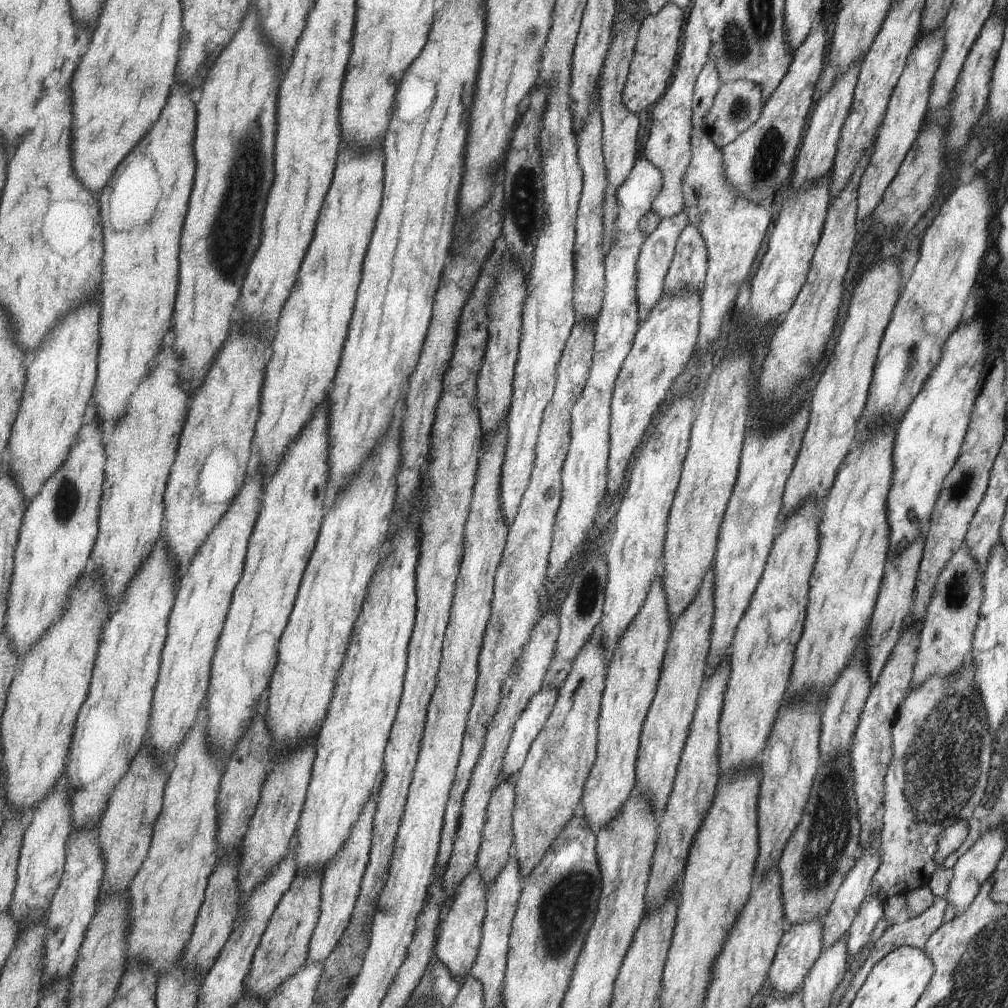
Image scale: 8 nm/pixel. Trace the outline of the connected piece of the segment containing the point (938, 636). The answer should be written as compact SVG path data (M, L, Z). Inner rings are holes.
M962 545L945 563L944 569L935 581L926 615L920 624L918 645L915 651L908 692L914 691L930 676L949 679L957 674L970 652L972 634L977 622L978 610L982 599L982 574Z

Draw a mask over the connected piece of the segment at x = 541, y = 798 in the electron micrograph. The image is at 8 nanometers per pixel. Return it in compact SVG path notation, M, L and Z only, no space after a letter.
M597 630L596 636L578 654L572 673L559 690L556 708L516 776L514 856L524 879L529 878L581 809L584 786L598 757L600 710L611 661L606 652Z

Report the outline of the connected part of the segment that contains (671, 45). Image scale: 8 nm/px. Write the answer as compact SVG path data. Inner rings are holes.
M677 3L665 5L657 14L647 15L639 32L628 81L624 88L624 103L629 110L643 112L649 106L657 104L664 96L669 86L669 80L674 78L677 54L679 54L679 40L685 24L685 12Z

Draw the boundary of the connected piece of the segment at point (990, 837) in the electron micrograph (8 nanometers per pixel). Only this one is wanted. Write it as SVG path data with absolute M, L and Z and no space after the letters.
M999 828L987 829L972 845L968 848L952 866L952 877L949 881L946 898L947 902L953 906L954 916L961 914L971 904L973 898L979 890L981 883L990 876L995 870L997 861L1001 858L1002 852L1006 847L1006 838Z

